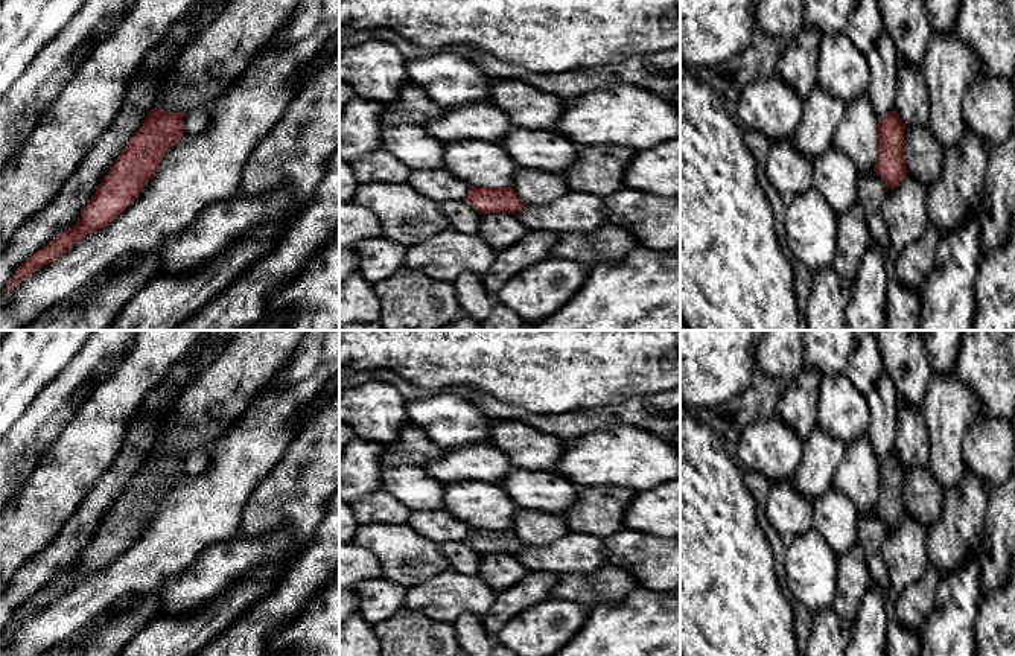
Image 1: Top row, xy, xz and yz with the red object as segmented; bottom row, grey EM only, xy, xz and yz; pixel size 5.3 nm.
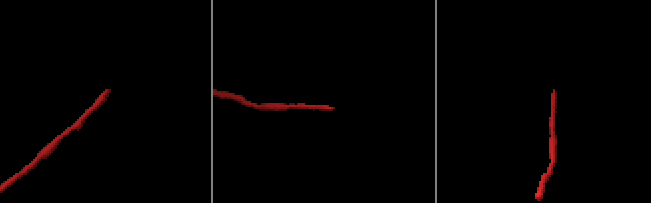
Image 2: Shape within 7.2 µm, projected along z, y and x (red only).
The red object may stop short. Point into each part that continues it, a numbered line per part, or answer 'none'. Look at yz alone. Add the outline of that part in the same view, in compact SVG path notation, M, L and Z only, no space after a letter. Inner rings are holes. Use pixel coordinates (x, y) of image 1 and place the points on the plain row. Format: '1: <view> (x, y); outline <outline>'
none

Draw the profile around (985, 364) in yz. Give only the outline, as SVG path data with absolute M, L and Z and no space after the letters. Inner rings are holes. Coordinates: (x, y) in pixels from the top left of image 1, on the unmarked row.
M962 330L956 374L978 397L983 414L1015 420L1015 330Z

